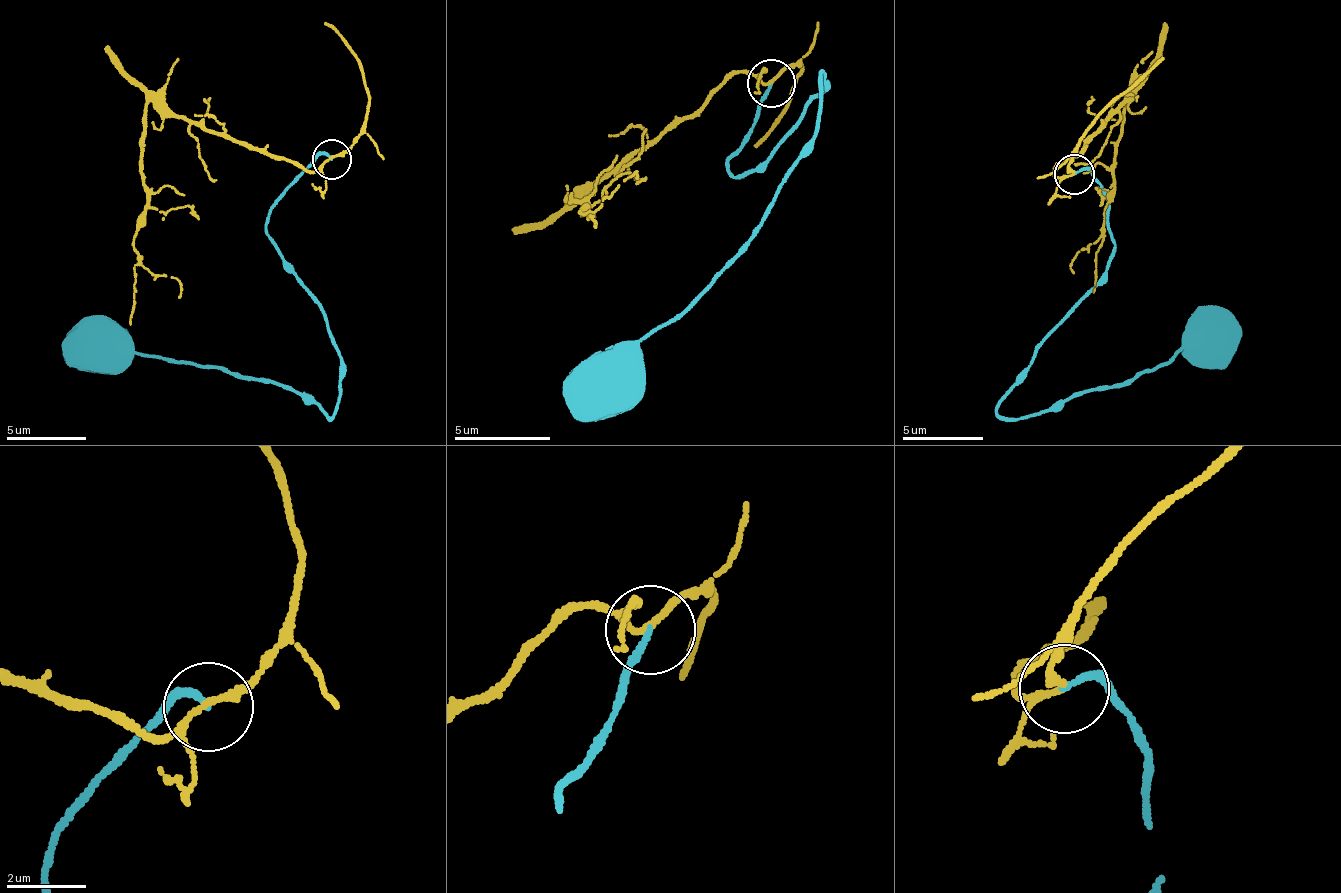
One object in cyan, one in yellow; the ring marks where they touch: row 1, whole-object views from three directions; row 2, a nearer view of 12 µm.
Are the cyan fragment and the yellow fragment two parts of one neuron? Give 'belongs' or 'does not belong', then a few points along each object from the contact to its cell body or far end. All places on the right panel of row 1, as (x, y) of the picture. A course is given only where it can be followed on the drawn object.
does not belong; cyan runs (1073, 173), (1088, 171), (1100, 185), (1111, 241), (1101, 279), (999, 404), (1006, 418), (1120, 385), (1210, 337); yellow runs (1073, 173), (1055, 174), (1134, 92), (1124, 106), (1105, 225), (1092, 245), (1077, 251), (1074, 272)

